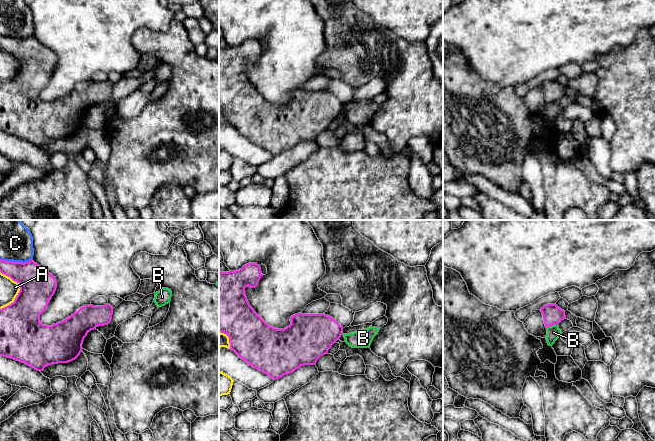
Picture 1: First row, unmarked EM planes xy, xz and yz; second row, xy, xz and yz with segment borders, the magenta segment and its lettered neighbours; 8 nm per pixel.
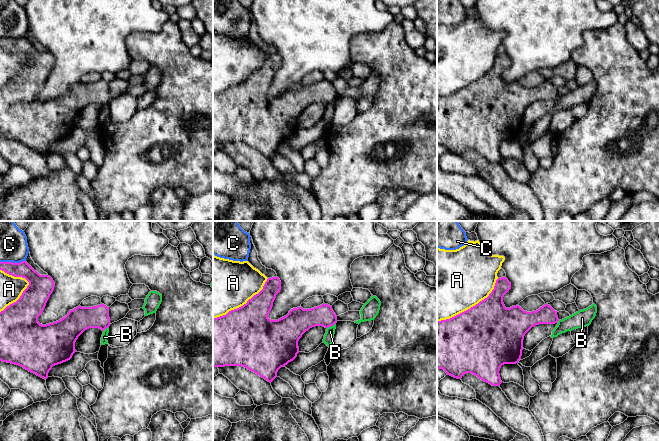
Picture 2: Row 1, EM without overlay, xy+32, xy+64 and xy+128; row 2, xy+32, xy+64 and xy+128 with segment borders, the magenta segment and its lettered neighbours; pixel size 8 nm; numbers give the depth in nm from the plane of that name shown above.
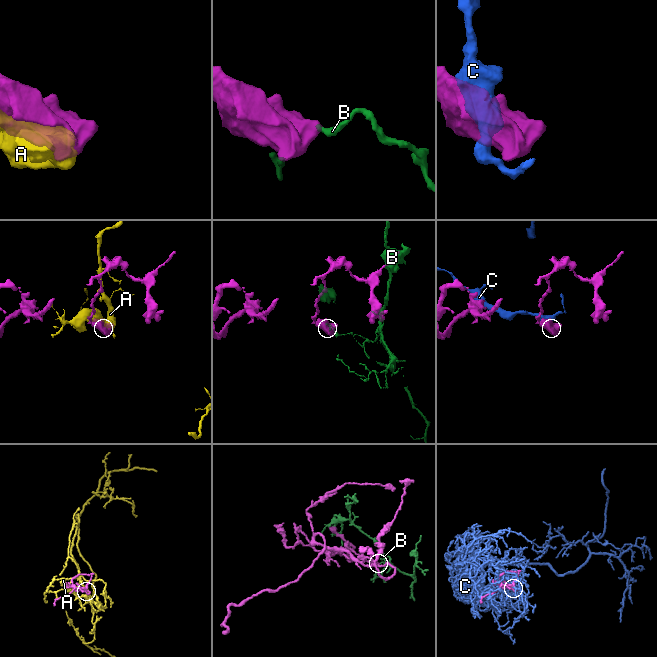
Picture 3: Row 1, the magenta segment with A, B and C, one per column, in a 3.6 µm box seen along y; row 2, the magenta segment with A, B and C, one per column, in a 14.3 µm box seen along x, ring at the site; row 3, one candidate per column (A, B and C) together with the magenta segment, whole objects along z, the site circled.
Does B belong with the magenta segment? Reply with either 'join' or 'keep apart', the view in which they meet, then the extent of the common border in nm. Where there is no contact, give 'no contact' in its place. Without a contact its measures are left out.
keep apart | yz | 90 nm

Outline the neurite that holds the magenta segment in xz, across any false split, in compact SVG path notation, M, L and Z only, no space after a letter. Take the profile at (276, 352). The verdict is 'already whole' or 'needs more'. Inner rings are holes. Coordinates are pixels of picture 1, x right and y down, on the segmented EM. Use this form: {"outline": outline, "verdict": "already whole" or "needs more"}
{"outline": "M248 263L236 271L219 271L219 332L229 337L230 349L239 358L277 380L304 365L315 365L341 337L343 327L325 314L291 316L291 324L284 329L269 326L250 306L245 288L255 288L263 276L257 263Z", "verdict": "already whole"}

